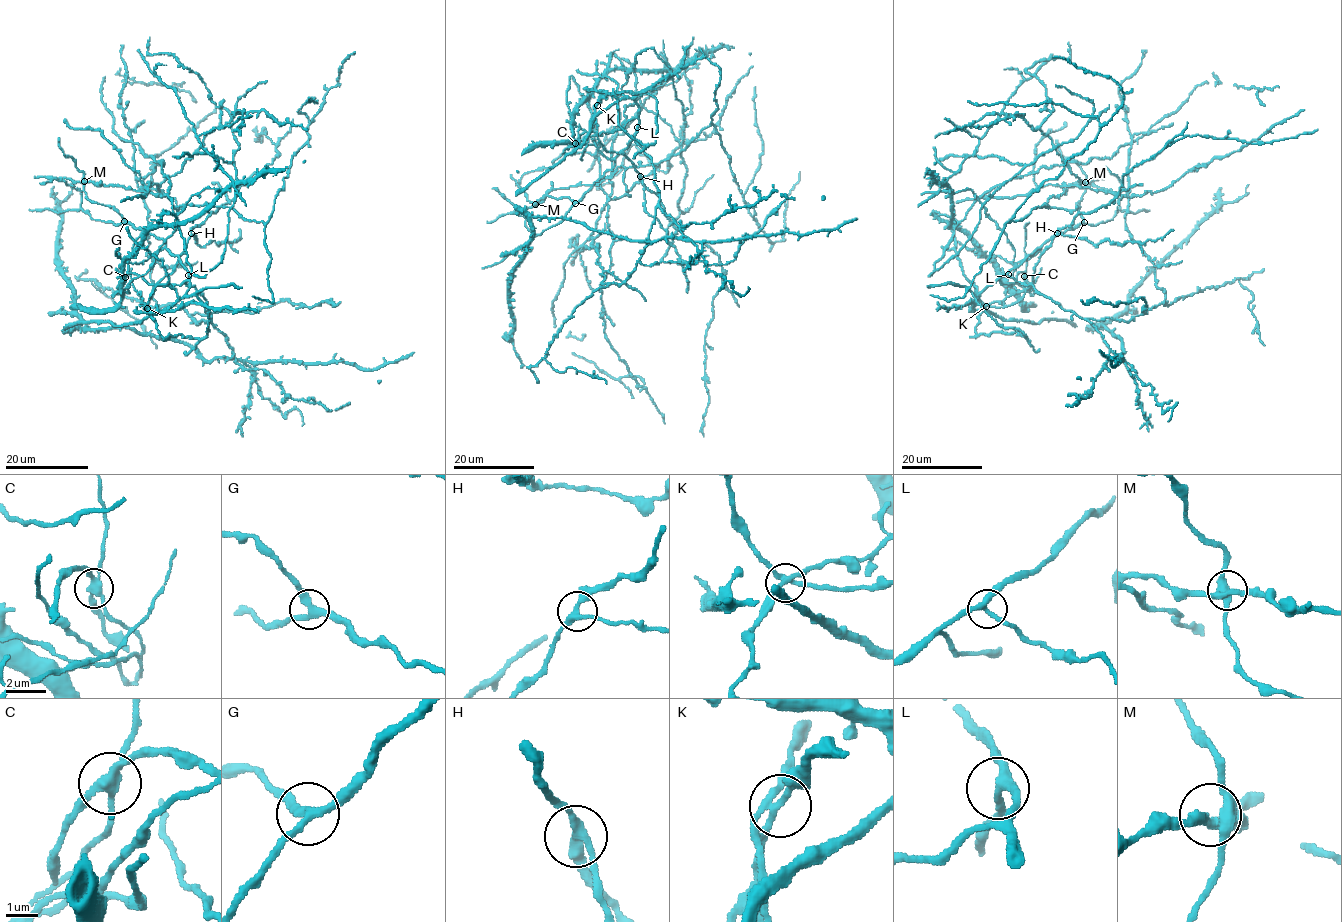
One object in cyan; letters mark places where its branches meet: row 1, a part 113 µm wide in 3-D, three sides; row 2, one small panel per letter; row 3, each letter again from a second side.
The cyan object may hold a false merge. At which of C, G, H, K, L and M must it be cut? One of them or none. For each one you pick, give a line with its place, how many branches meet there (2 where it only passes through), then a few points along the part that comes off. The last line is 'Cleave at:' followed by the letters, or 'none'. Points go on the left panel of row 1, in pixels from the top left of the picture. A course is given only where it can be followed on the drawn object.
C: place (125, 277); branches 4; course (124, 276), (112, 296), (143, 275), (192, 196), (205, 188), (220, 190), (215, 193)
Cleave at: C

